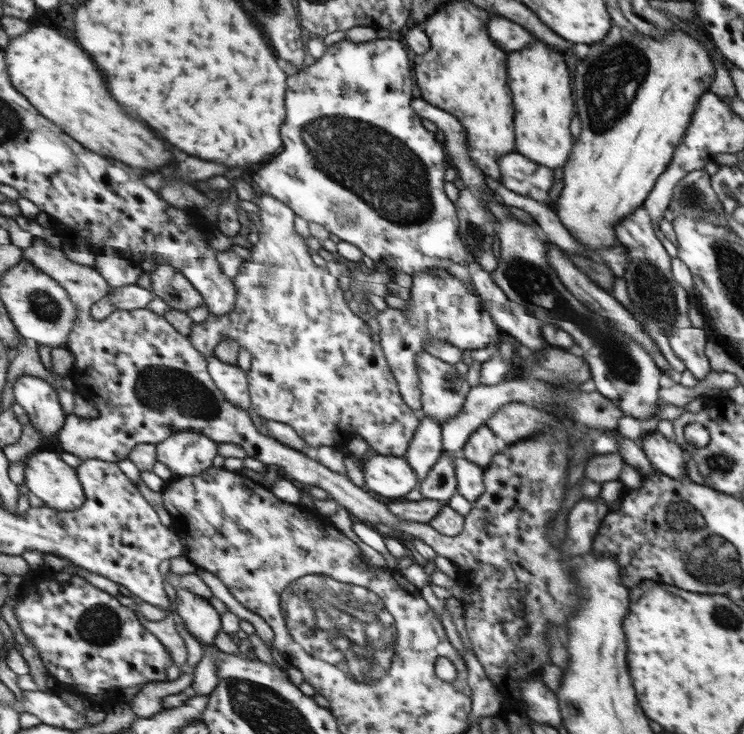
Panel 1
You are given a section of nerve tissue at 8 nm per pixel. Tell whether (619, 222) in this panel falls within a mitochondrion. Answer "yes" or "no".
no

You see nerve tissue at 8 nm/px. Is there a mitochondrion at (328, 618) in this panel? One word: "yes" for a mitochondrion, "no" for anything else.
yes

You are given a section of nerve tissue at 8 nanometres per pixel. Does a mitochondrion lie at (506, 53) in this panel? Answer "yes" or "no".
no

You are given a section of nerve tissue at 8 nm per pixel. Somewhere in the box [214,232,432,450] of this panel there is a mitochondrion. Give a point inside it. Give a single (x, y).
(269, 274)

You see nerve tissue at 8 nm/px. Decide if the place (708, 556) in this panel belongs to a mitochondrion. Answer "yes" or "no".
yes

